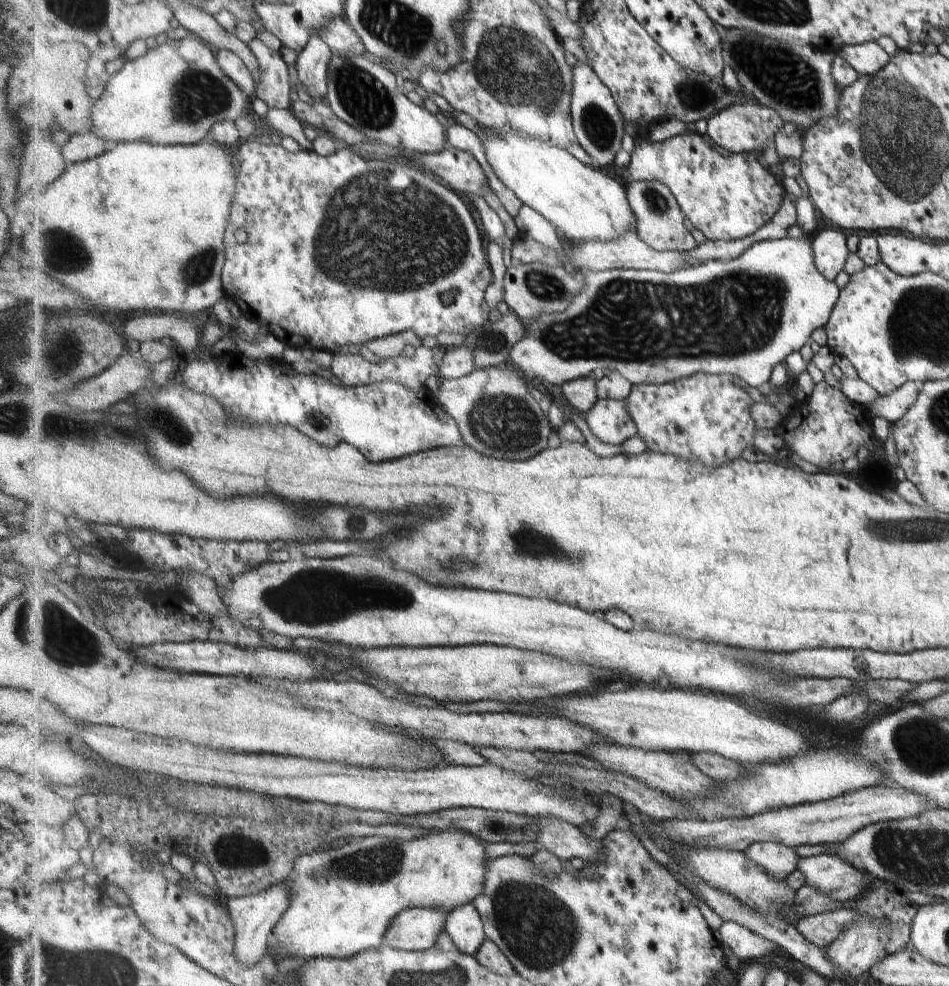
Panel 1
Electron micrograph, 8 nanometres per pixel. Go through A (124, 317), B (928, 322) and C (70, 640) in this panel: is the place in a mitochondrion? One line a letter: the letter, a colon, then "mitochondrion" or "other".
A: other
B: mitochondrion
C: mitochondrion

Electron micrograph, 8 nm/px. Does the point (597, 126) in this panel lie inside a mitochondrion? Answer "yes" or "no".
yes

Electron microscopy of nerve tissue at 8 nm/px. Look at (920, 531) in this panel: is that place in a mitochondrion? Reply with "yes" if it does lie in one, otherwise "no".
yes

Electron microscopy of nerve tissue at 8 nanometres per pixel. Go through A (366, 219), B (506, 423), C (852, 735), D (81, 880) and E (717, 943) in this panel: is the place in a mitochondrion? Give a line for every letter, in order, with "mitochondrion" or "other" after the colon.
A: mitochondrion
B: mitochondrion
C: other
D: other
E: other

